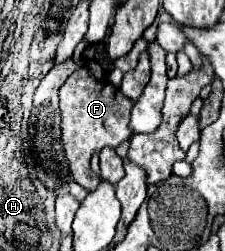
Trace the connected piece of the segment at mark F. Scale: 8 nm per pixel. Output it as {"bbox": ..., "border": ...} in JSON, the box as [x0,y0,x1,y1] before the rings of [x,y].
{"bbox":[59,70,133,192],"border":[[[77,70],[67,78],[67,82],[59,88],[59,100],[59,108],[63,114],[61,140],[65,156],[69,160],[71,176],[77,184],[91,192],[95,190],[95,186],[99,186],[97,174],[89,168],[91,154],[103,148],[117,148],[123,140],[131,138],[131,130],[127,124],[133,102],[125,98],[111,82],[95,80],[87,70]]]}

